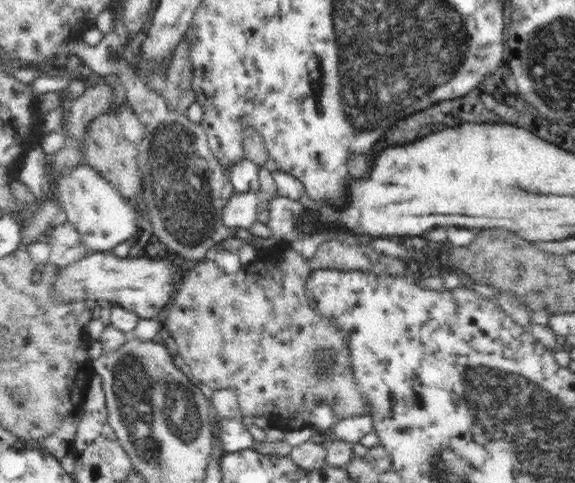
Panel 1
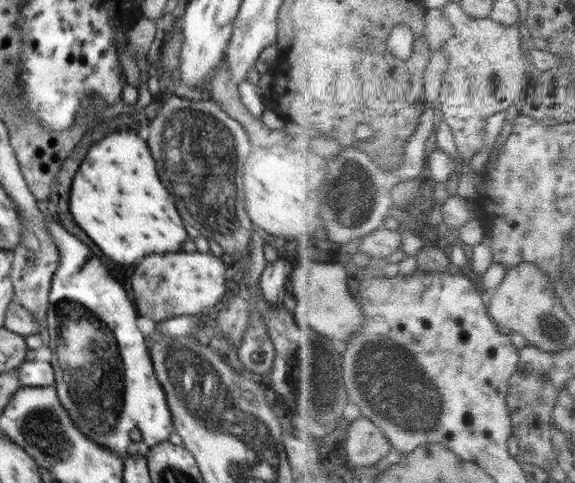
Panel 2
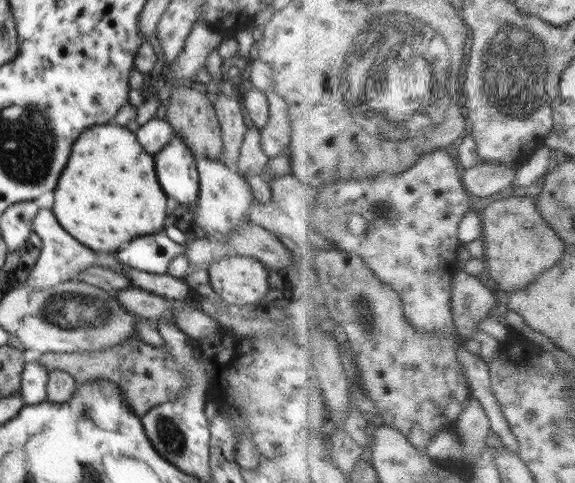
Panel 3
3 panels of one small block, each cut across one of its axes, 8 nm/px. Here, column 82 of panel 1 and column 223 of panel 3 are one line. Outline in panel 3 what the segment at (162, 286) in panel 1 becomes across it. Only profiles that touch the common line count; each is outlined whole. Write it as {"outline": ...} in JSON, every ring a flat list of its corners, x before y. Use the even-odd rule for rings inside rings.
{"outline":[[226,256,211,262,207,270,214,292,225,304,262,305,271,297,268,268,258,259]]}

